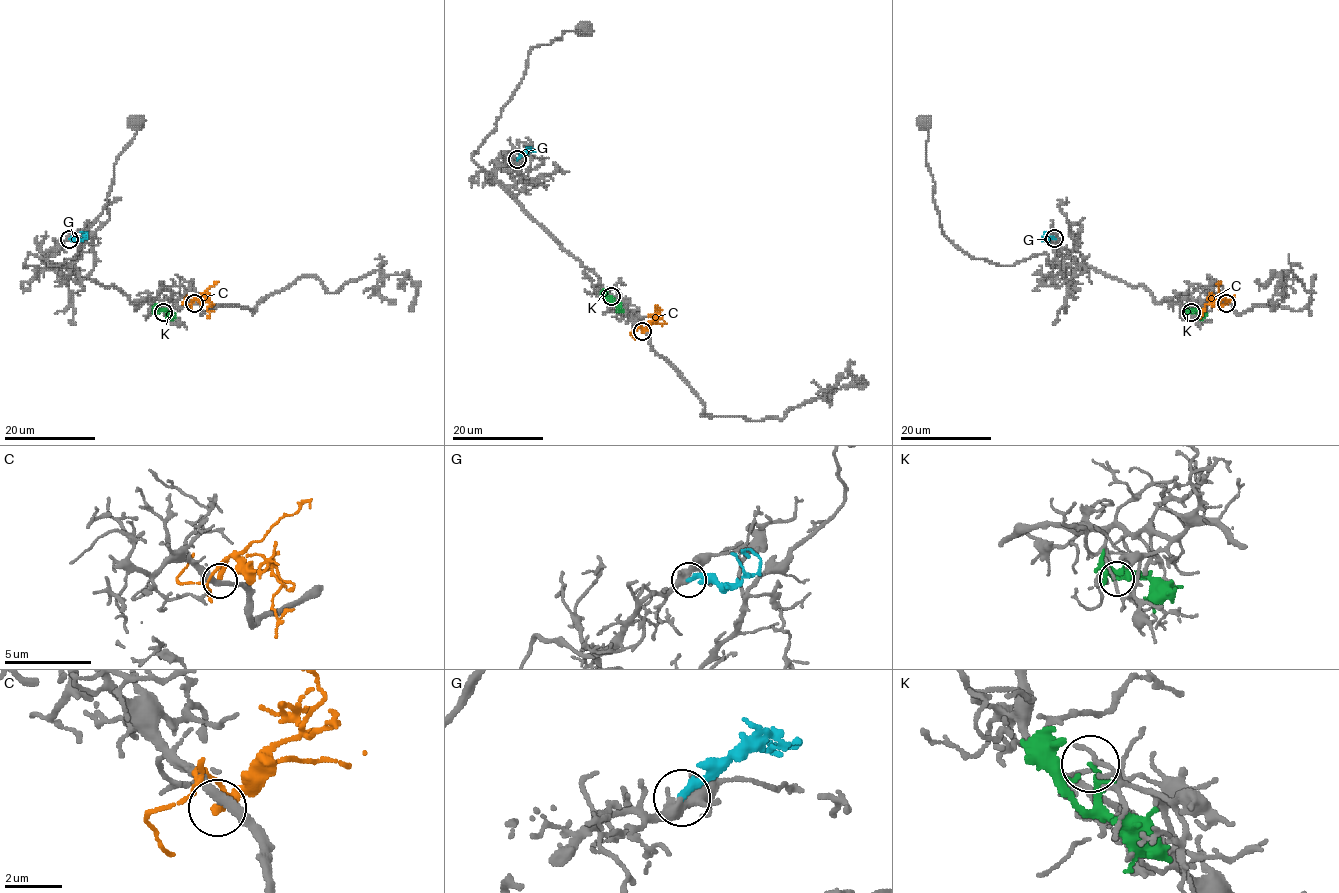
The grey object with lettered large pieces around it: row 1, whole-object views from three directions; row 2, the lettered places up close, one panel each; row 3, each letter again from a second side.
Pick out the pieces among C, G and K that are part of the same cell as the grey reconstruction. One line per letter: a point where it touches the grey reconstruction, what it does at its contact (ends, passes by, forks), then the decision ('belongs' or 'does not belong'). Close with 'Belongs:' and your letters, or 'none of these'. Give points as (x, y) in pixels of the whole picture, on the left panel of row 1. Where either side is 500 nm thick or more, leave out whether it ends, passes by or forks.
C: (194, 303) | it ends | does not belong
G: (69, 239) | it ends | belongs
K: (163, 312) | it ends | does not belong
Belongs: G

